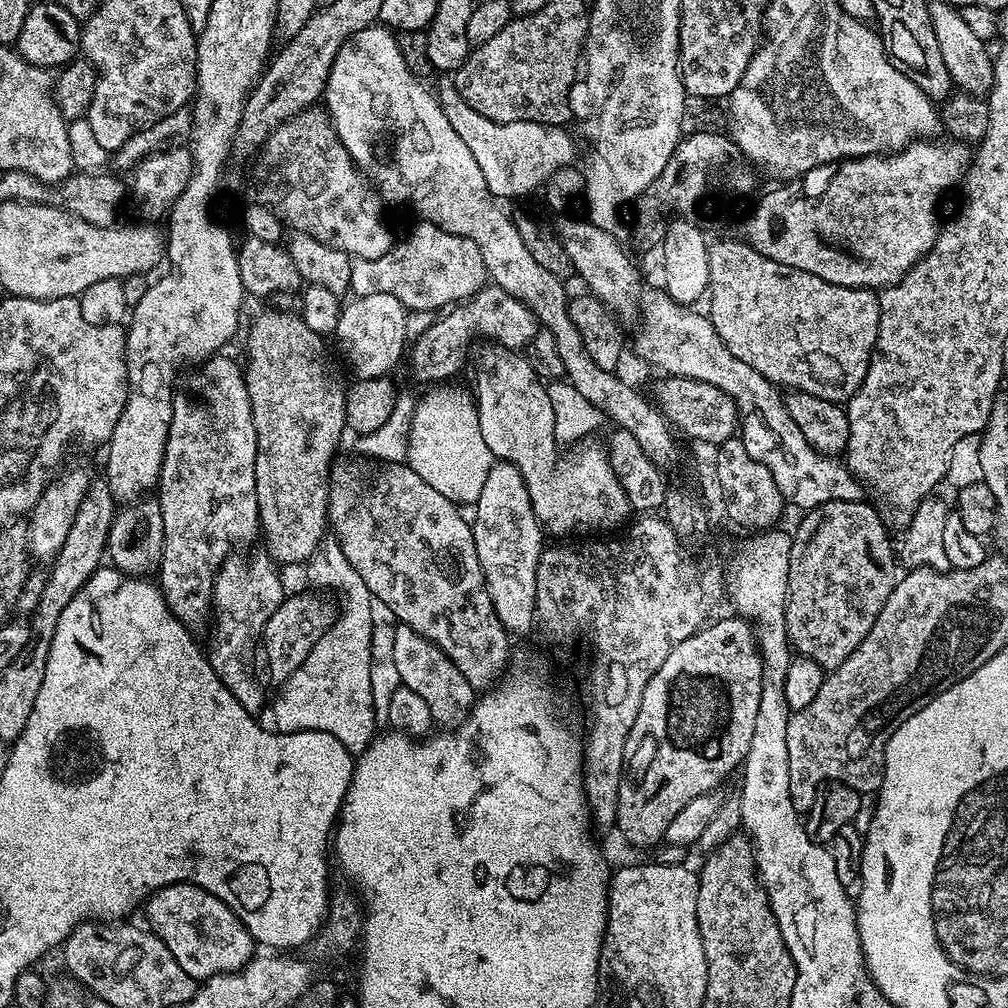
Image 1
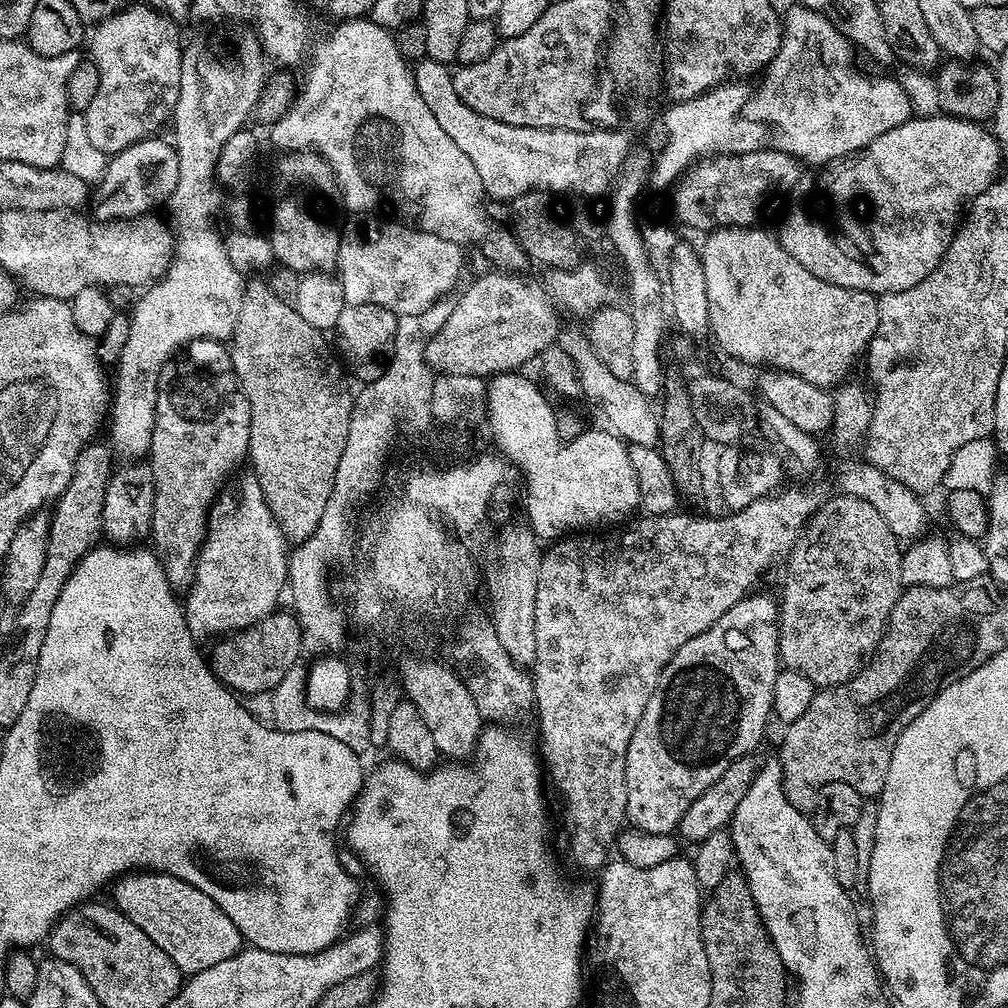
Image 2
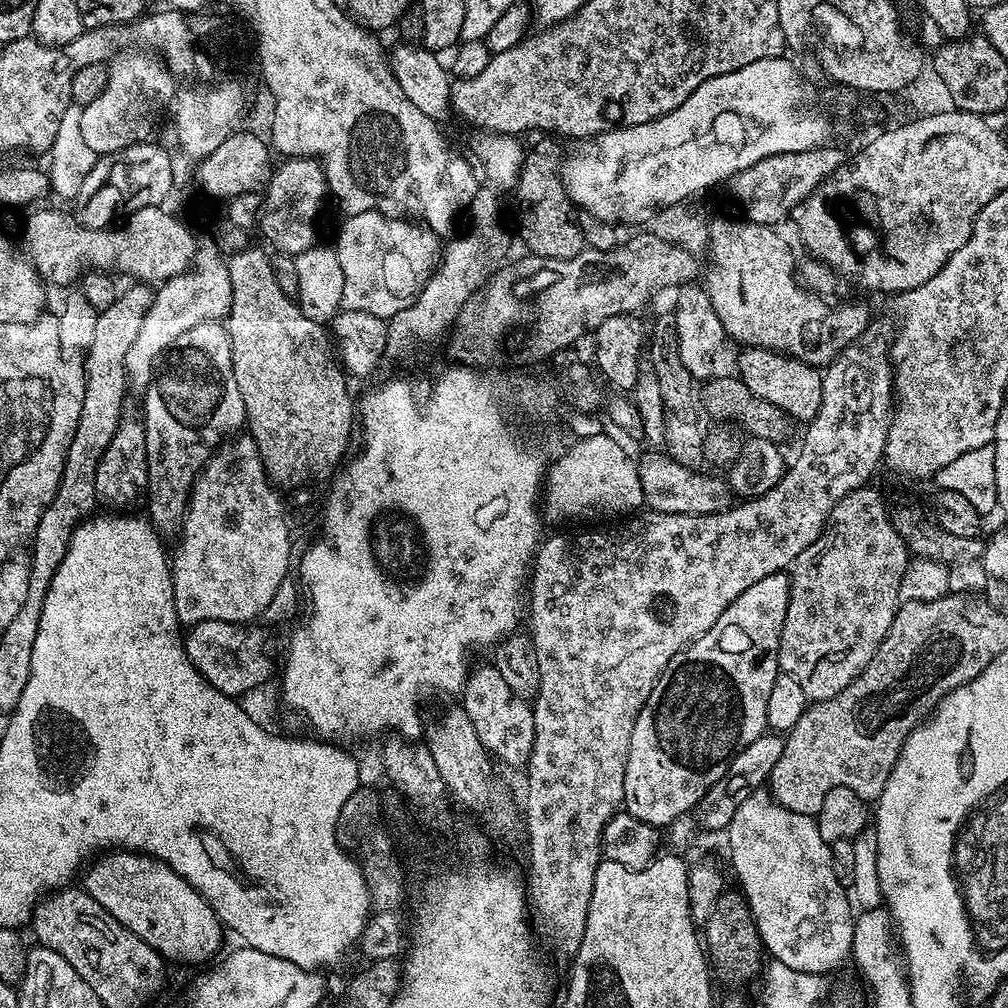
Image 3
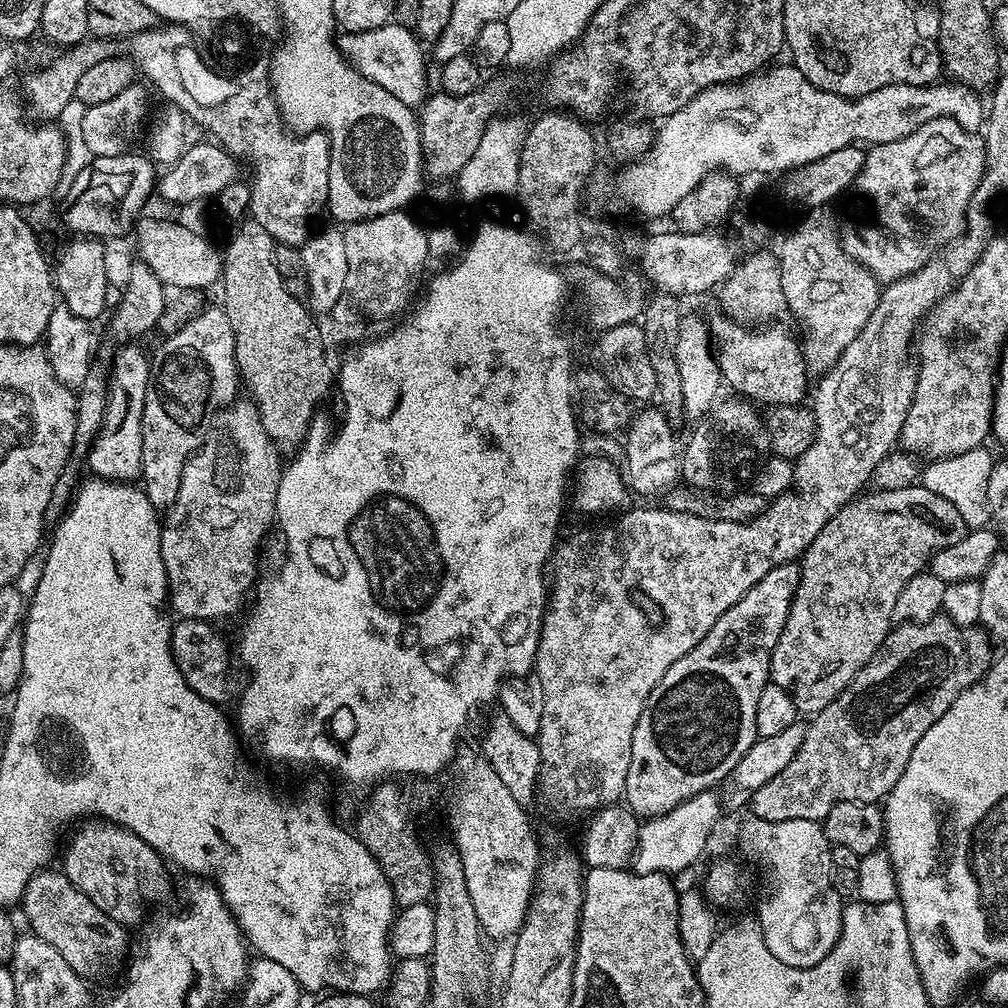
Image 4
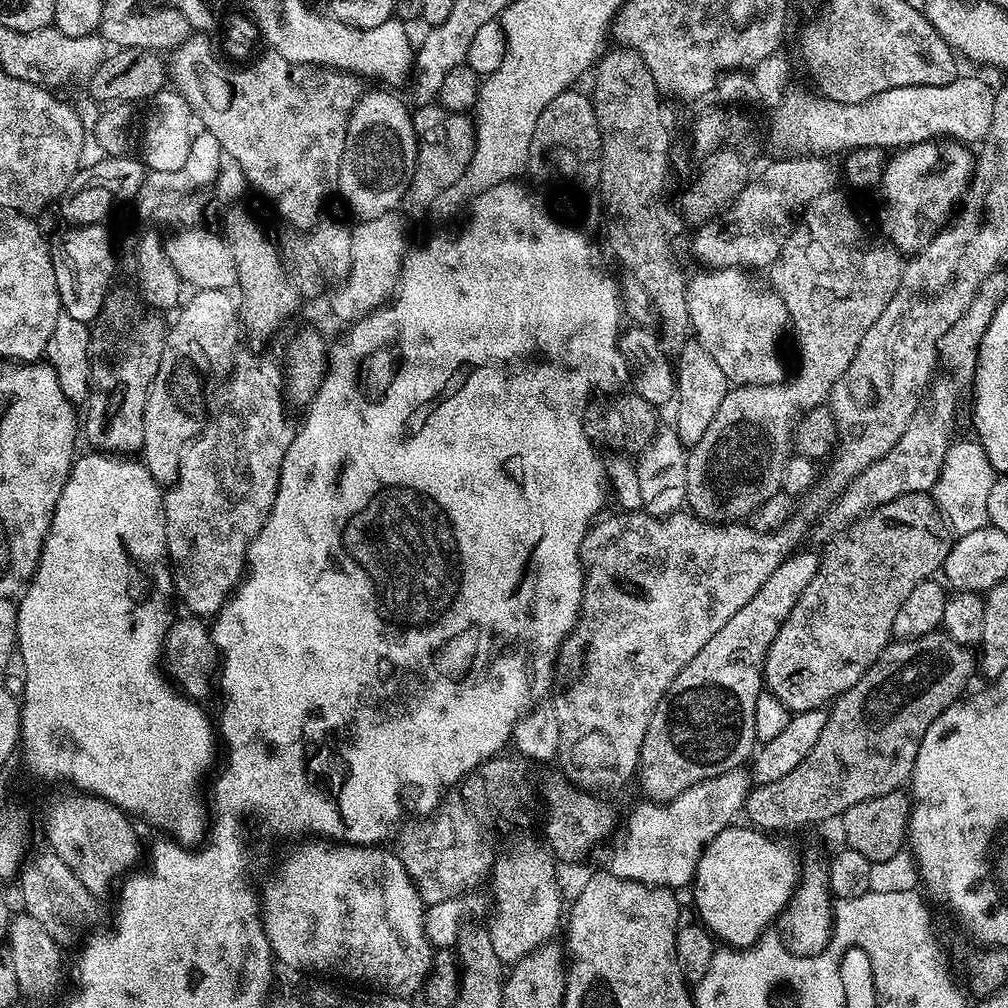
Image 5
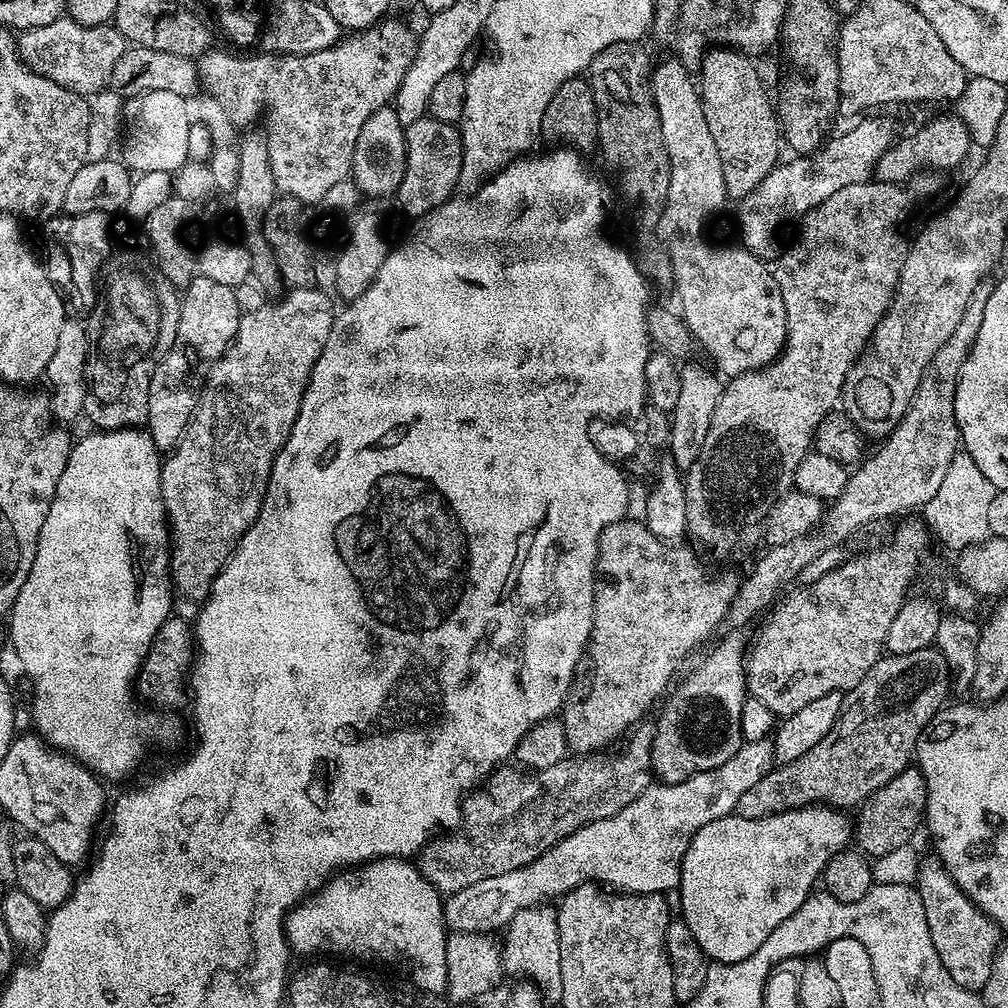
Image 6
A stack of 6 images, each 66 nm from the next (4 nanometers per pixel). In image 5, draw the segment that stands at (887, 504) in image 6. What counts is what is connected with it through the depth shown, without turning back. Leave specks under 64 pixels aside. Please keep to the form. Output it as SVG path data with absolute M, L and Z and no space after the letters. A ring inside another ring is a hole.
M935 381L927 391L923 404L916 409L907 423L907 429L894 442L894 446L878 462L866 466L858 478L854 478L843 492L827 505L823 513L824 521L820 524L820 532L827 538L843 533L848 525L861 520L875 508L894 502L900 496L910 493L929 493L939 478L945 462L947 450L951 446L956 418L956 394L946 382Z

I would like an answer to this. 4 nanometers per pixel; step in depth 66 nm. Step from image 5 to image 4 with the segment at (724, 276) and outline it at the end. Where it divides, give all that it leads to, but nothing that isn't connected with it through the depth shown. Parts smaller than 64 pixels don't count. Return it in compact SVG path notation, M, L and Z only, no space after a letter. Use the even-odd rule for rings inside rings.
M718 314L709 319L708 330L714 337L714 355L723 383L733 388L733 393L753 402L765 400L768 406L799 405L810 392L810 373L804 361L802 344L780 325L745 326L731 316Z

